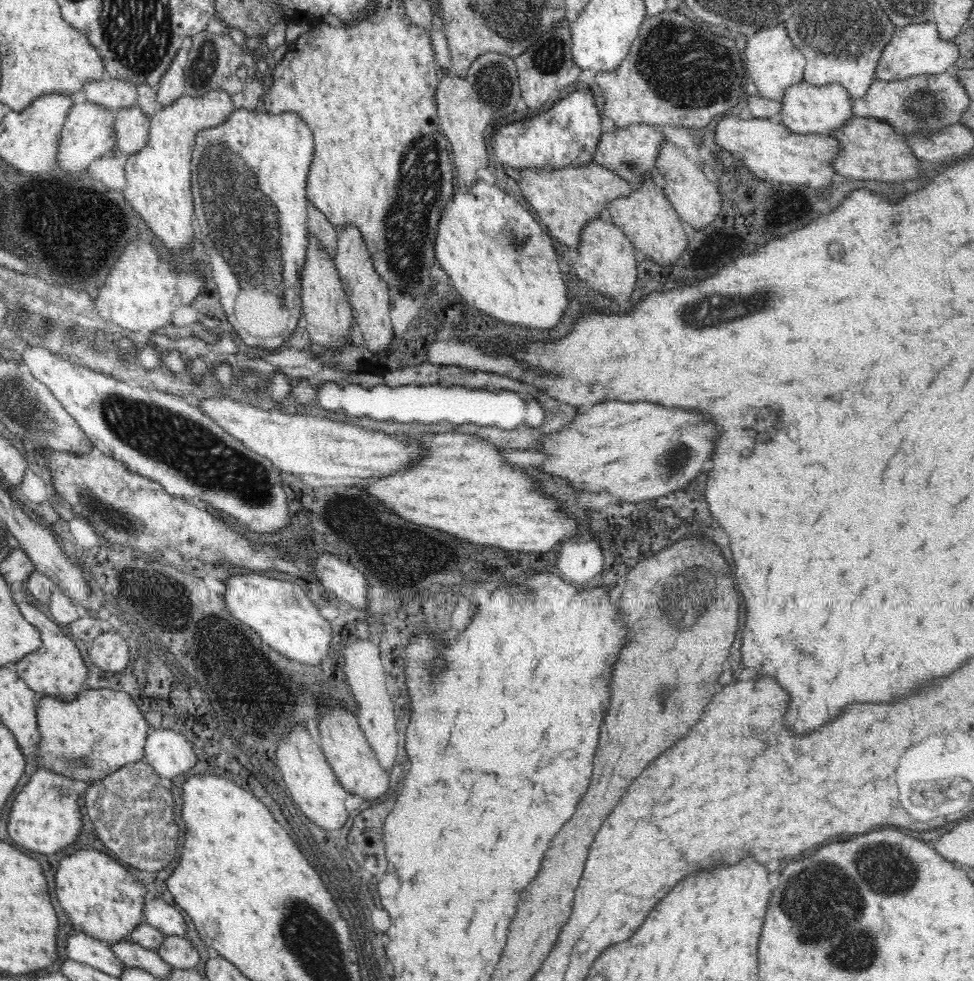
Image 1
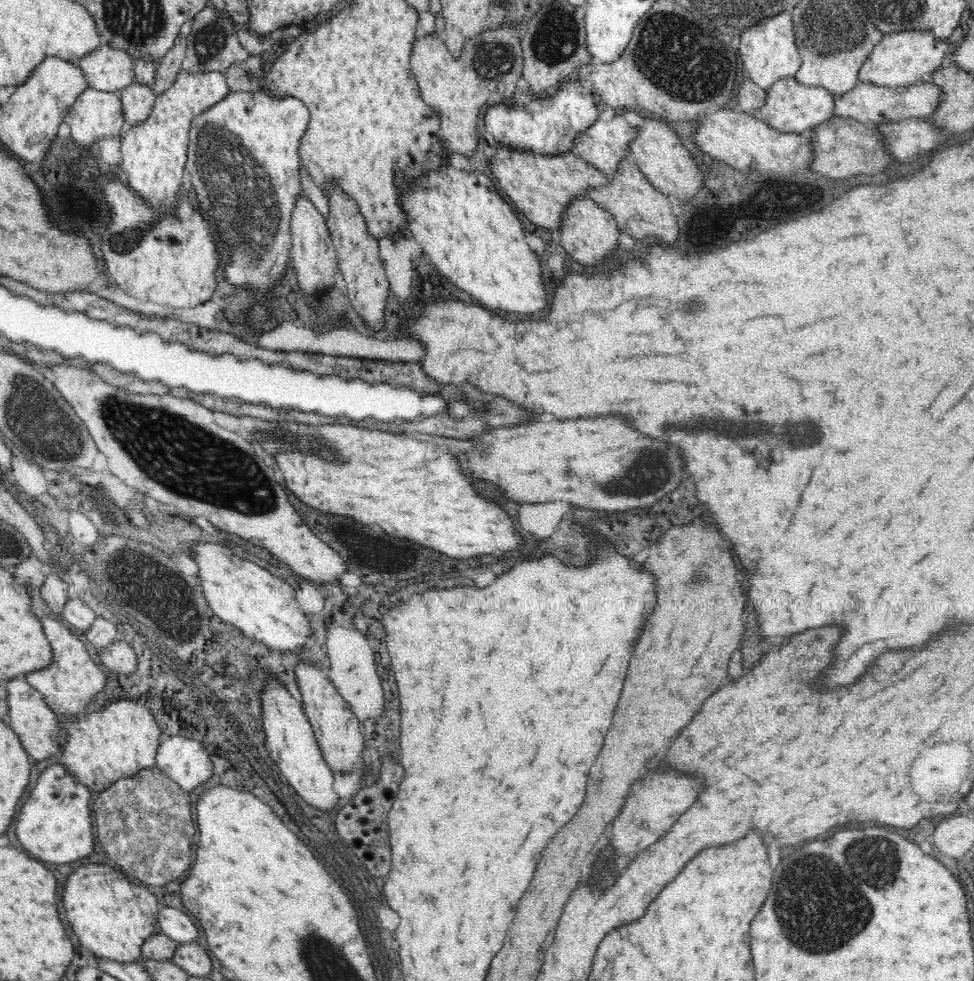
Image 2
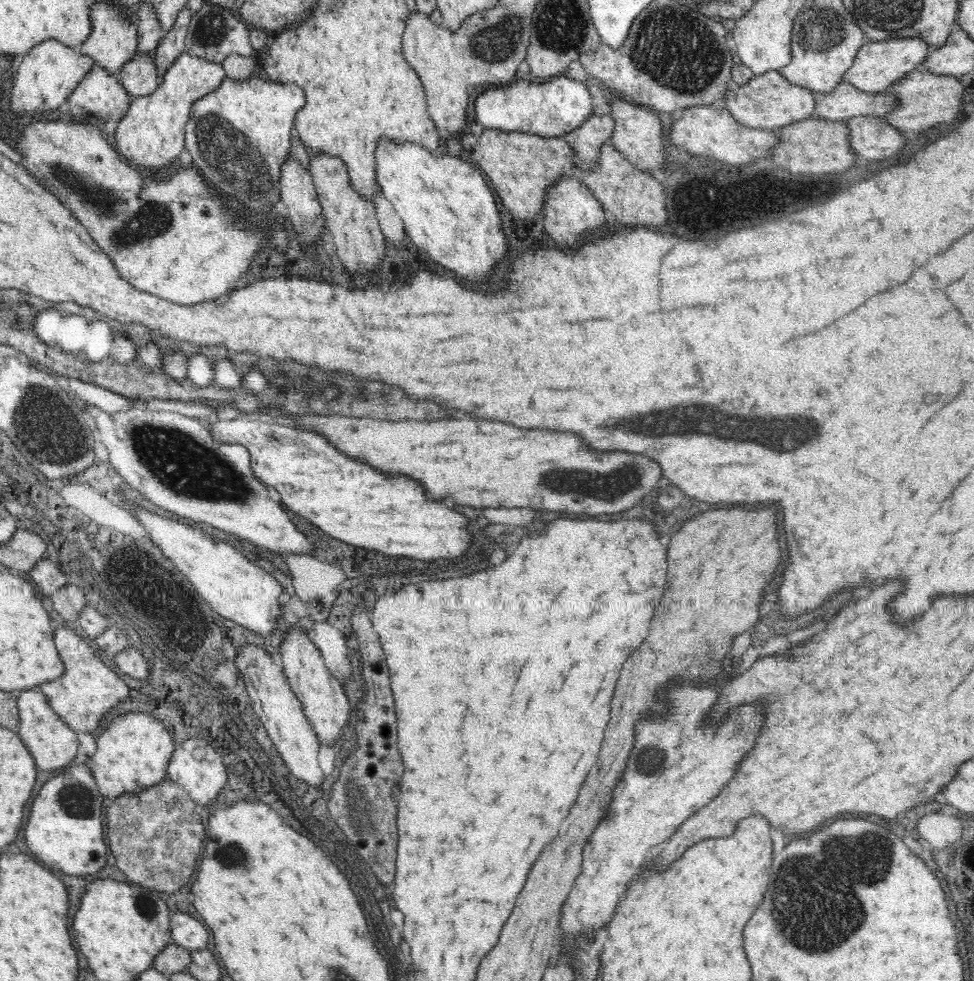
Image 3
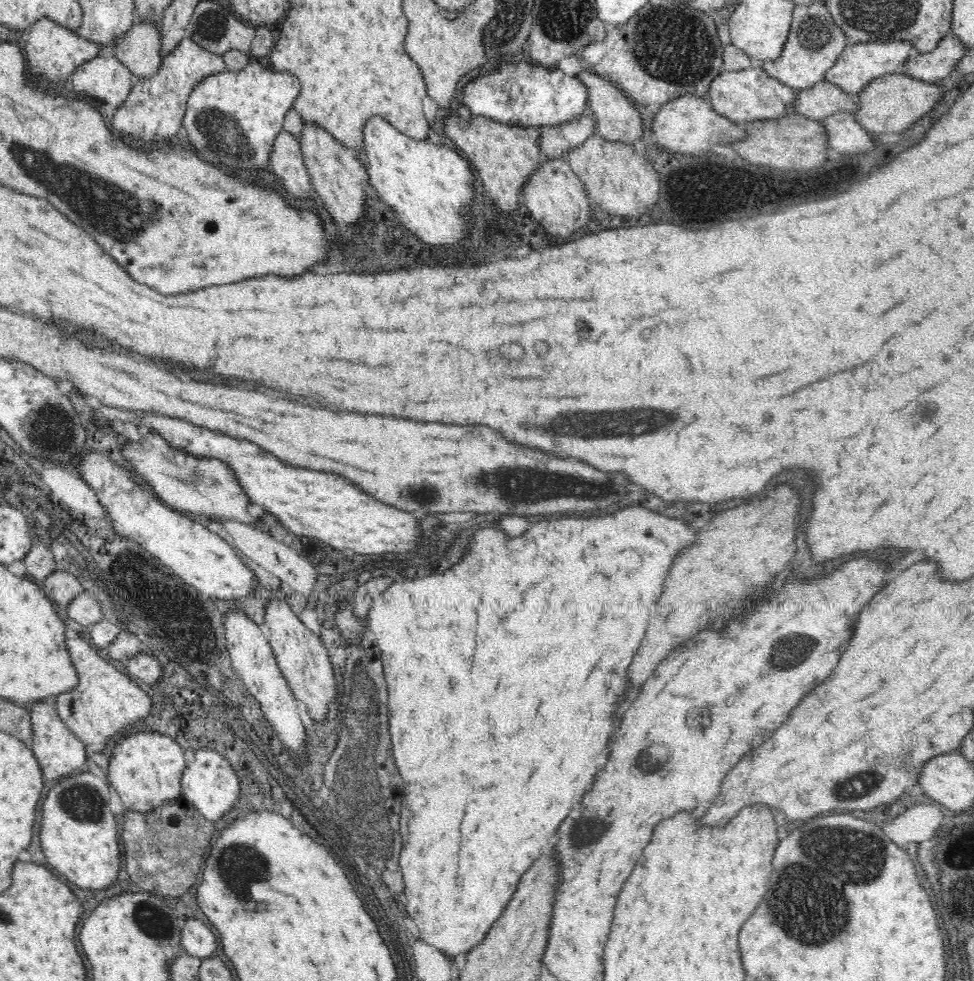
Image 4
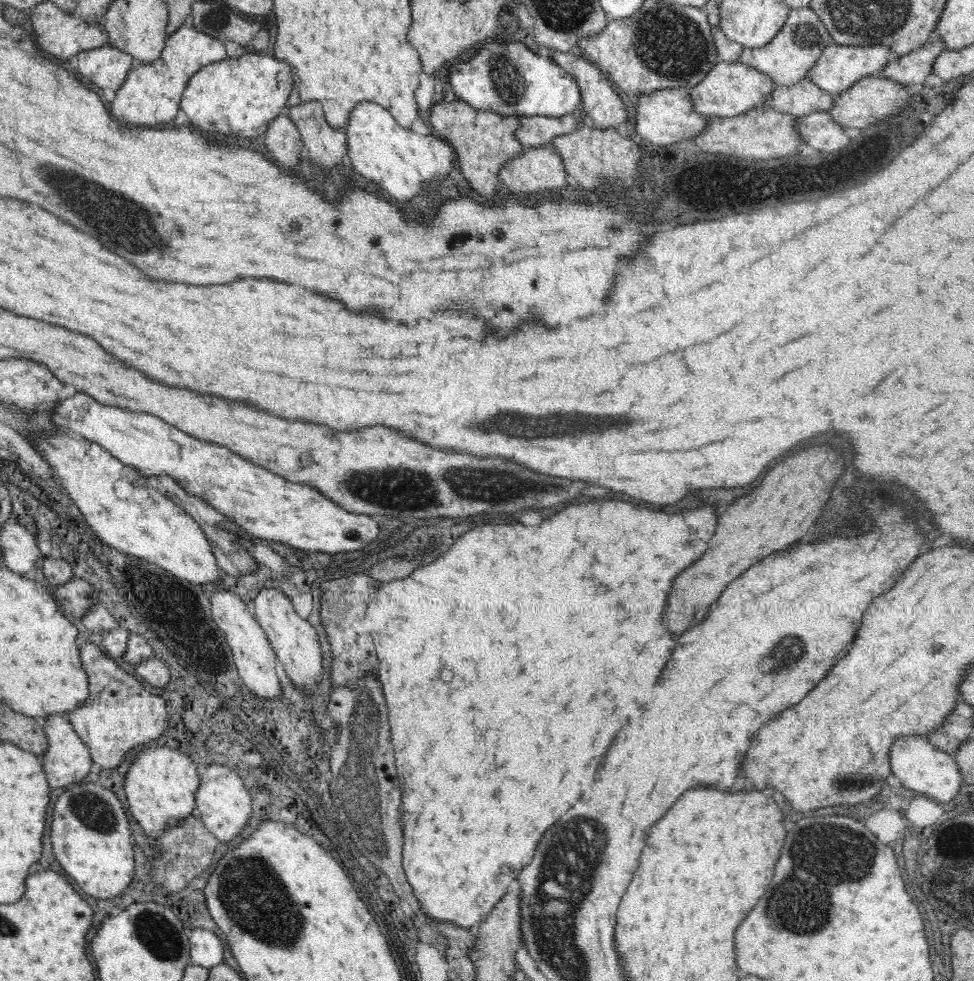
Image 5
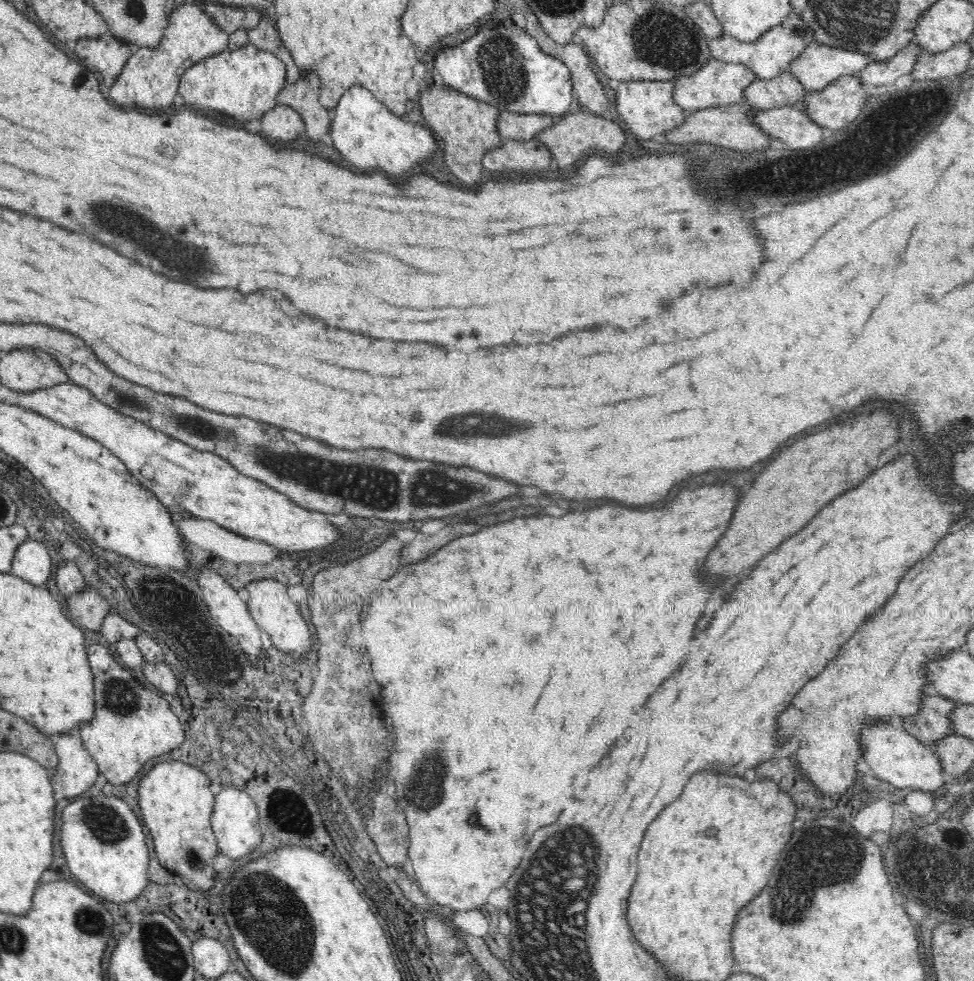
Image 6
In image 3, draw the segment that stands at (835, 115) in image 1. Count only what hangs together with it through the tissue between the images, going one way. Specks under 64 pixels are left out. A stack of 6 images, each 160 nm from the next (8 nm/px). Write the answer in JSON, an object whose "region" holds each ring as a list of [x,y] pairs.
{"region":[[[768,71],[763,75],[755,75],[748,84],[739,87],[736,96],[730,95],[728,89],[724,96],[725,103],[720,104],[724,104],[745,127],[776,131],[799,120],[816,116],[815,94],[809,88],[792,84],[779,71]]]}

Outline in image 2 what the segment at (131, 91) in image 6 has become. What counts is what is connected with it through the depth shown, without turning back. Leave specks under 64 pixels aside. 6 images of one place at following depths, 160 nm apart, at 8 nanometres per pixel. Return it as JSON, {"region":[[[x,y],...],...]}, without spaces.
{"region":[[[182,70],[172,88],[156,97],[150,116],[121,138],[121,167],[129,181],[129,189],[136,196],[158,210],[176,216],[178,194],[183,187],[182,180],[187,168],[191,122],[228,95],[229,86],[224,73],[212,71],[192,74]]]}

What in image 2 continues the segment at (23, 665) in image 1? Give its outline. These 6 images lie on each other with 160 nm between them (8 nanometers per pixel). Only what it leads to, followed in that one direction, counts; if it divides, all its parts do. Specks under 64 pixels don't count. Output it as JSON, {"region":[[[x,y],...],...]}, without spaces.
{"region":[[[38,616],[43,632],[52,648],[52,662],[41,670],[24,675],[38,692],[42,693],[46,704],[57,715],[78,715],[93,707],[94,696],[104,690],[106,676],[94,664],[83,642],[76,638],[68,628],[50,616]]]}

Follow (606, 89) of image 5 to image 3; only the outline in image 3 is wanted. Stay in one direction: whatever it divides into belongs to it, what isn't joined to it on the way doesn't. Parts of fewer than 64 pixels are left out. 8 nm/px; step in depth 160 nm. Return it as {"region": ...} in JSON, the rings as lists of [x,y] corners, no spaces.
{"region":[[[617,96],[617,101],[611,106],[611,113],[616,126],[612,133],[611,142],[614,147],[626,156],[626,159],[634,164],[641,172],[653,174],[653,171],[664,171],[667,158],[666,148],[662,140],[664,136],[664,126],[656,113],[649,108],[637,106]]]}

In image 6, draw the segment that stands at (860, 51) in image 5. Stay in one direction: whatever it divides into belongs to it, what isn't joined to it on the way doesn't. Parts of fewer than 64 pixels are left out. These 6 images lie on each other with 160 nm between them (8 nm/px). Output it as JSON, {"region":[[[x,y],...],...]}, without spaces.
{"region":[[[812,41],[788,72],[808,91],[821,91],[841,76],[859,75],[871,62],[864,52],[852,52]]]}

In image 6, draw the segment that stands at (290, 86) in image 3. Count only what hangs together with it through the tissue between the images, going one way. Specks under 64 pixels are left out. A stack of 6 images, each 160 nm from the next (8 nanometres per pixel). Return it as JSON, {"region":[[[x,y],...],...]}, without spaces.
{"region":[[[248,42],[237,51],[223,50],[188,68],[181,76],[178,93],[184,98],[187,108],[202,114],[214,110],[214,112],[230,116],[245,125],[271,111],[277,105],[276,97],[286,85],[286,65],[274,53],[260,50],[252,42]]]}

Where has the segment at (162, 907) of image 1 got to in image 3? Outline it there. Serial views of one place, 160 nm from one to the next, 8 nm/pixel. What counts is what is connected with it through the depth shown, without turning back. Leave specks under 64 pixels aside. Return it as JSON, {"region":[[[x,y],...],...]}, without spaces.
{"region":[[[180,911],[170,912],[170,935],[174,943],[189,951],[206,949],[210,940],[206,926]]]}

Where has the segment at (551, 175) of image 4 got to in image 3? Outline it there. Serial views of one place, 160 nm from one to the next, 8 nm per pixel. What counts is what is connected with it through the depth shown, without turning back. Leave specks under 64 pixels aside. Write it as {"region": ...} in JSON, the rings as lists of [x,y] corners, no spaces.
{"region":[[[575,175],[565,176],[560,180],[560,184],[550,188],[550,191],[547,192],[543,213],[544,228],[550,234],[550,238],[554,238],[562,246],[568,246],[568,250],[578,248],[576,242],[582,241],[588,232],[600,229],[607,220],[605,218],[606,212],[604,212],[600,201]]]}

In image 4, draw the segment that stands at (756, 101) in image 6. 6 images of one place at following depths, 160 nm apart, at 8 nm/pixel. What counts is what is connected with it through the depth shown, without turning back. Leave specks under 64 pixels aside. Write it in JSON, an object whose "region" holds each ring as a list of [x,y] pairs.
{"region":[[[826,80],[808,90],[797,90],[796,93],[796,113],[816,121],[823,121],[833,114],[854,111],[857,108],[857,94],[846,92]]]}

